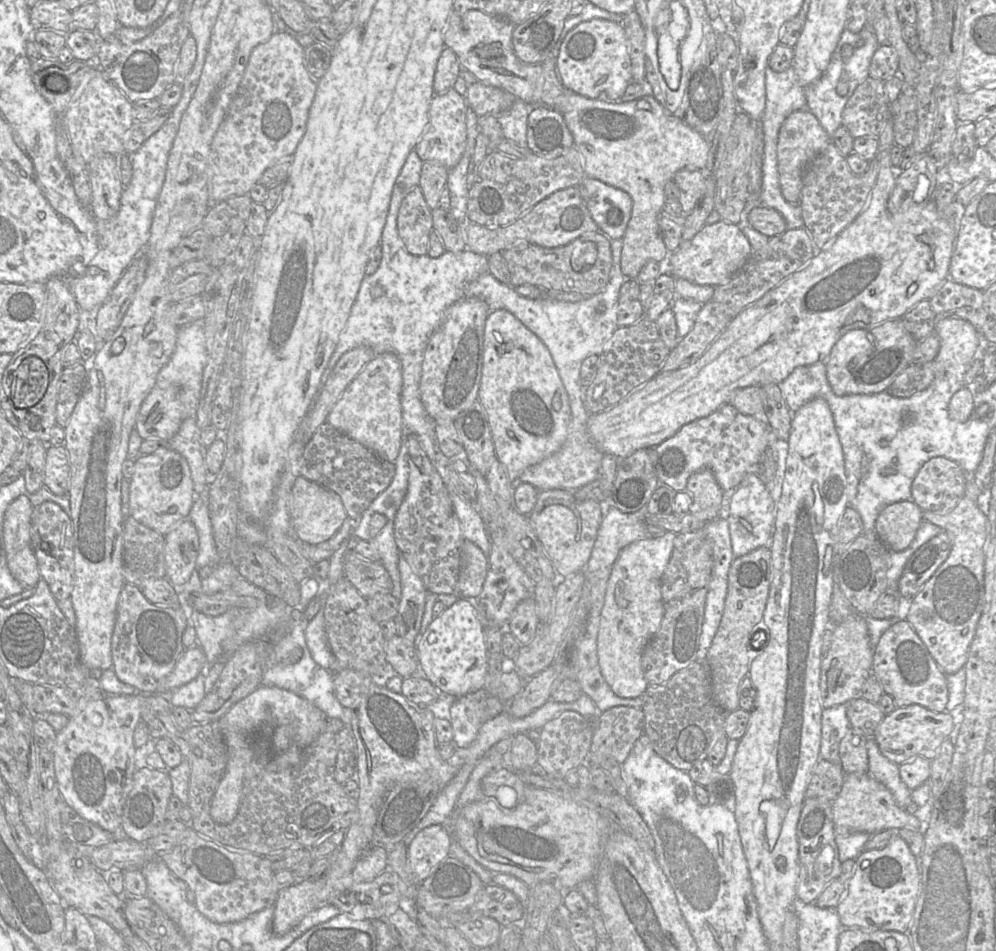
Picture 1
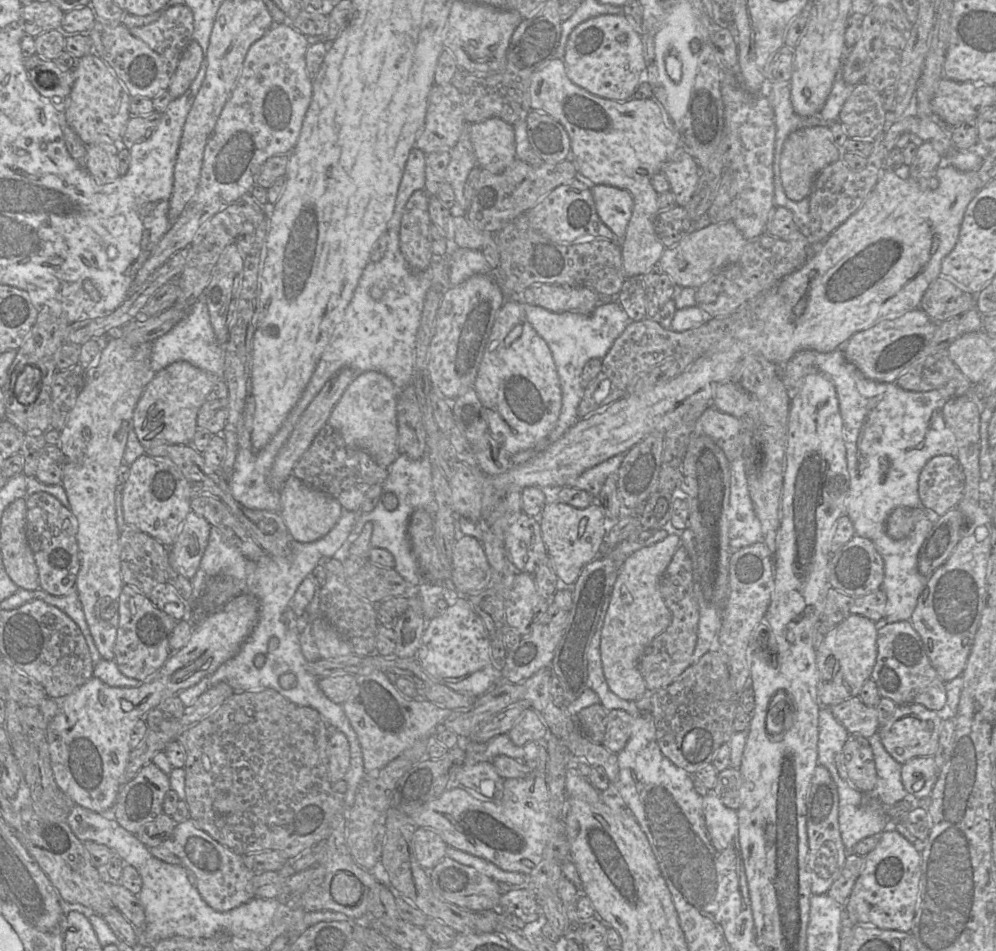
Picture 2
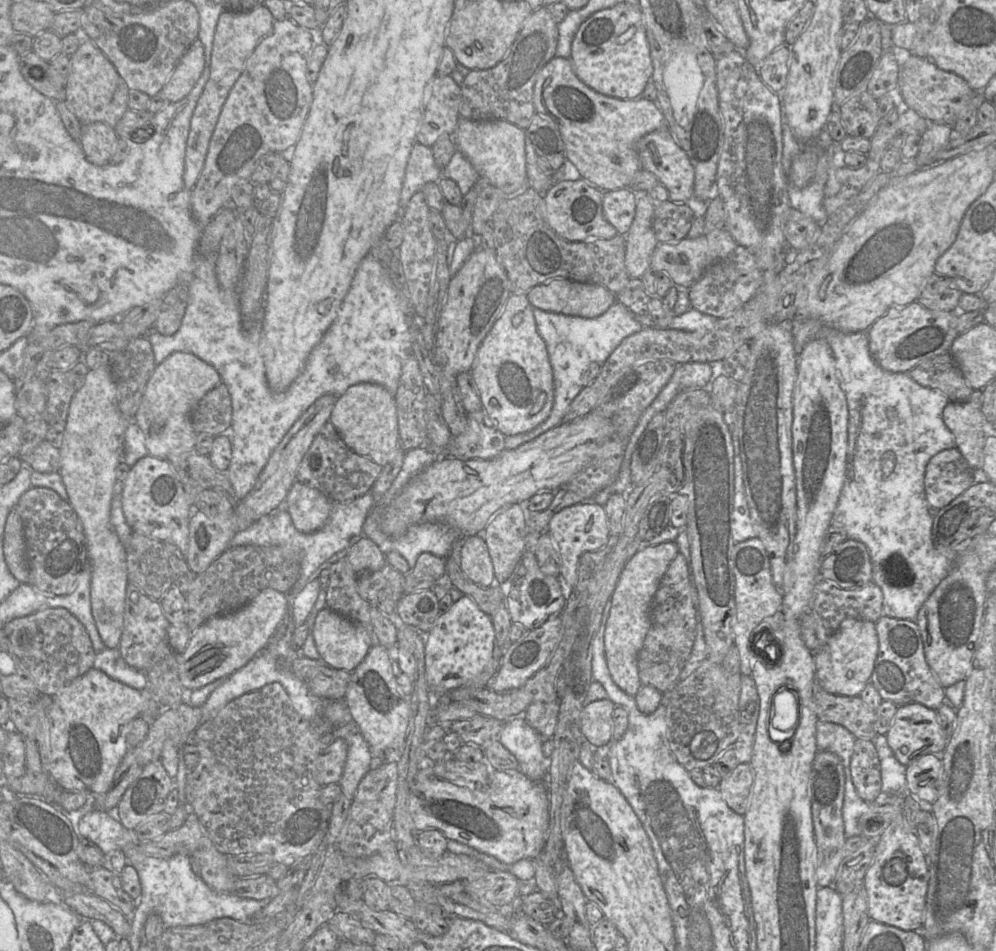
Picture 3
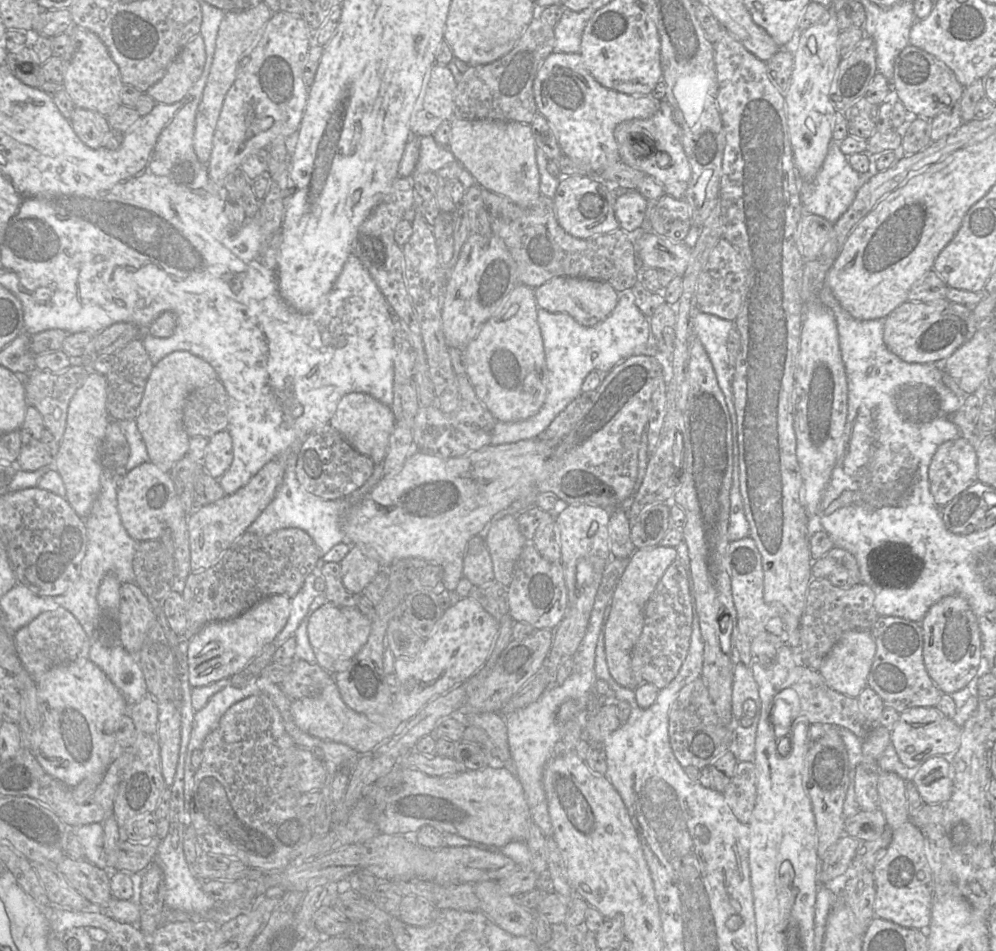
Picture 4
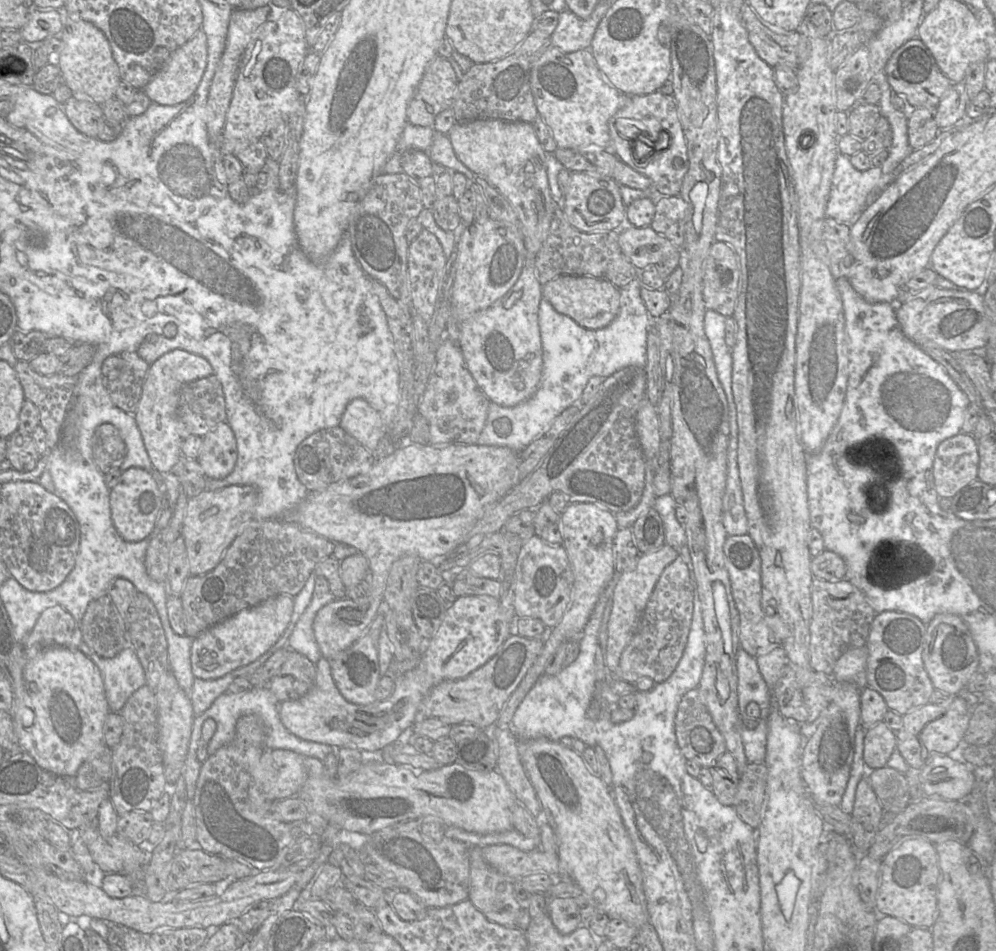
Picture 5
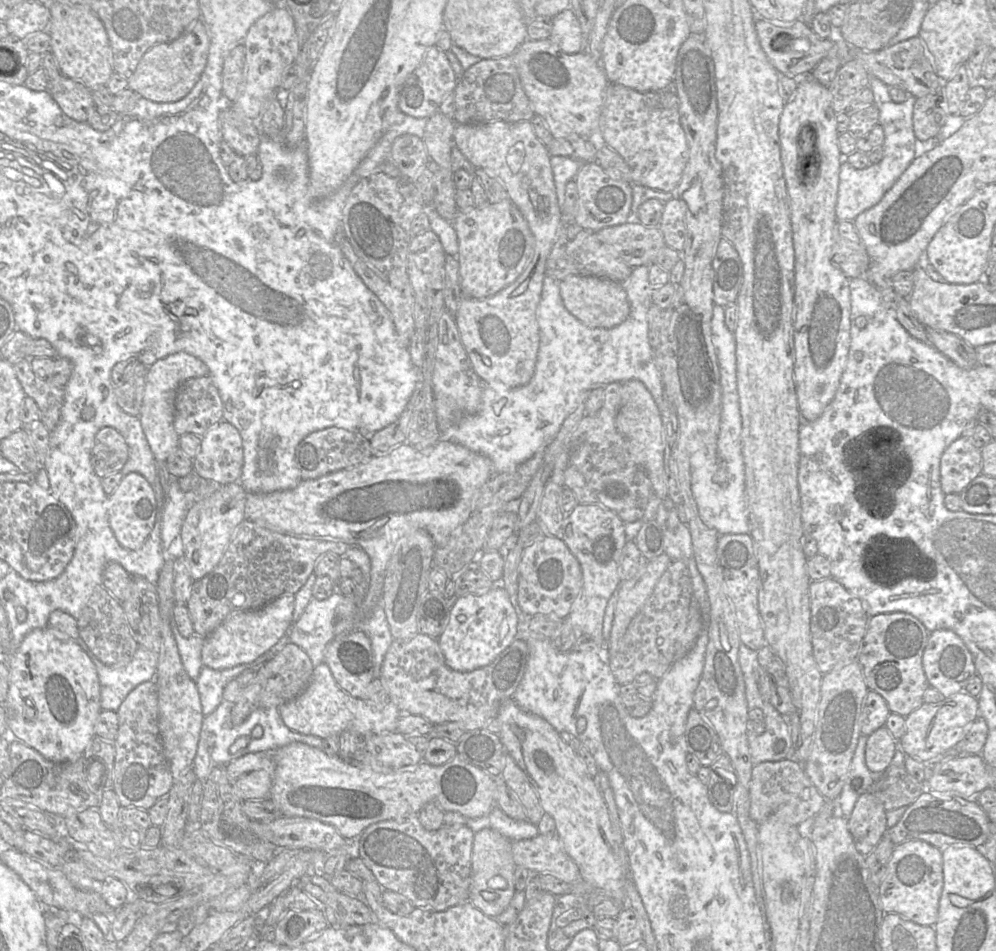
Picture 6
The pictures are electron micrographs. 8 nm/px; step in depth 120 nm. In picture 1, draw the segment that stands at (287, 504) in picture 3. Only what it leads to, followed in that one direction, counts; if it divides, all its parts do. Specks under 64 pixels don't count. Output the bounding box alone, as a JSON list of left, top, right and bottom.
[289,476,347,545]

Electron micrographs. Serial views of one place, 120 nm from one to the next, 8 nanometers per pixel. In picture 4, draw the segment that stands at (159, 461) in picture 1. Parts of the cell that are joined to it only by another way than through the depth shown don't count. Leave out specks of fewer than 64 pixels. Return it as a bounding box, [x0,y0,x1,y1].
[117,461,190,582]

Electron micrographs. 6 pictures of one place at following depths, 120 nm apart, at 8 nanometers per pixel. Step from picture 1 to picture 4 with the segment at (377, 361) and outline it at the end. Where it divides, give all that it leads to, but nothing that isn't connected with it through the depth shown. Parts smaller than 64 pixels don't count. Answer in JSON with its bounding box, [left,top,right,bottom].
[329,392,395,464]

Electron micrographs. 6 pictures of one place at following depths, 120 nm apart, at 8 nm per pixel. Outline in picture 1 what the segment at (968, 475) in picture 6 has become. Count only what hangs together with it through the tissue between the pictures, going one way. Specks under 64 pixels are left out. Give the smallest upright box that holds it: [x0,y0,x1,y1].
[911,457,966,513]

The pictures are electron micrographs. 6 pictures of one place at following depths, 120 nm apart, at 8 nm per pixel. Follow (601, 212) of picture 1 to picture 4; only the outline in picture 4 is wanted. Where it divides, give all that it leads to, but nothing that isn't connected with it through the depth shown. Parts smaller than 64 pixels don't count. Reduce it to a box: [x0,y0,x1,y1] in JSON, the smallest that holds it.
[614,189,648,233]

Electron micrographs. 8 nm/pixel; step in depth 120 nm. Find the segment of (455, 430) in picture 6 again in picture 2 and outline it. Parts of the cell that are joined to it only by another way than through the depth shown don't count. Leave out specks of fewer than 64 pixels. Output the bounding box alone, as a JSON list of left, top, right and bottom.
[501,288,632,466]

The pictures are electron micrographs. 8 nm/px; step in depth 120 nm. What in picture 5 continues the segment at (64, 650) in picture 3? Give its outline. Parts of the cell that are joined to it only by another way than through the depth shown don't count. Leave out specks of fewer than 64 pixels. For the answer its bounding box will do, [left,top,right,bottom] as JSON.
[24,605,83,649]

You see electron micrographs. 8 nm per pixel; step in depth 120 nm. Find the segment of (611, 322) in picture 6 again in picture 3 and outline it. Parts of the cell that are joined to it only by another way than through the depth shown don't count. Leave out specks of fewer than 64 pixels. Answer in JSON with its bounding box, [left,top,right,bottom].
[526,278,617,318]

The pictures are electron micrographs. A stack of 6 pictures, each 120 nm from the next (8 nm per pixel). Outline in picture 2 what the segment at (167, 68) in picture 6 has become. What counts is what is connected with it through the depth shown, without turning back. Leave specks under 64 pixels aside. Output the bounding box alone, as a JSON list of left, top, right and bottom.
[168,40,203,99]

